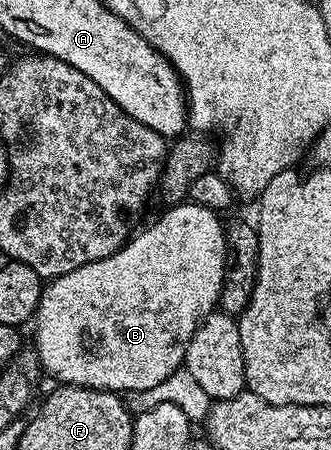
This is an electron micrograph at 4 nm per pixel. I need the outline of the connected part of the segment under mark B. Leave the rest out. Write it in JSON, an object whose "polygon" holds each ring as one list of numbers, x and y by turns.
{"polygon":[[181,202,171,205,169,210,164,210,160,217,149,226,145,232,140,232,131,237,110,258,102,258,98,262,90,262,86,266,78,266,78,270,70,270,70,274,55,276,41,287,40,301,36,307,34,325,36,324,36,343,34,349,39,360,39,367,49,372,60,384,73,384,83,388,97,388,103,392,117,394,131,394,150,390,158,386,158,382,166,382,170,374,174,374,184,363,184,351,198,326,207,316,217,311,220,303,220,291,224,281,224,266,228,253,228,244,224,242,225,225,220,224,221,217,206,206,198,206,191,202]]}

